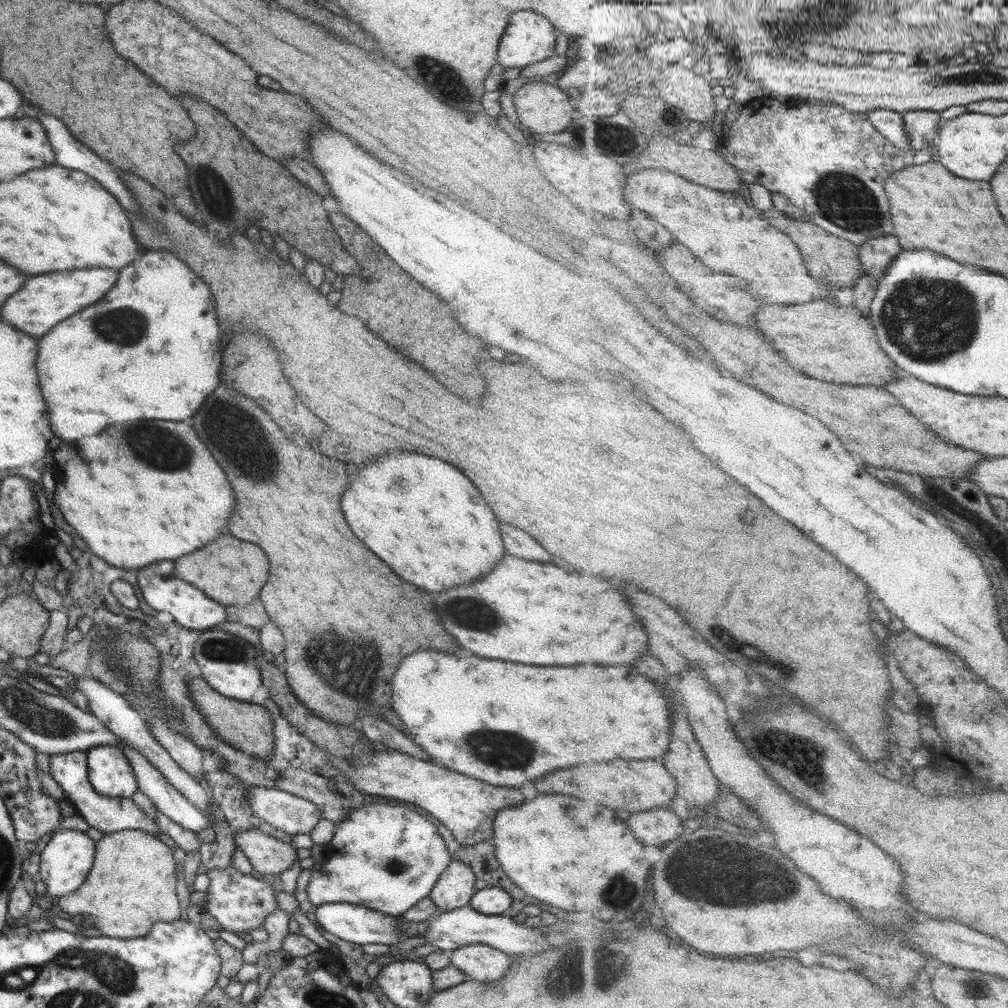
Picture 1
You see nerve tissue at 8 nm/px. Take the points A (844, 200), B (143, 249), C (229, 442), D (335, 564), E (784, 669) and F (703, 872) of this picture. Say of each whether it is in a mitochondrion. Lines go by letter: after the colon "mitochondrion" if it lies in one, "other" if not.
A: mitochondrion
B: other
C: mitochondrion
D: other
E: other
F: mitochondrion

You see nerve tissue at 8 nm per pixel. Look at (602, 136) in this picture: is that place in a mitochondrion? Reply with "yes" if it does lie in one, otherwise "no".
yes

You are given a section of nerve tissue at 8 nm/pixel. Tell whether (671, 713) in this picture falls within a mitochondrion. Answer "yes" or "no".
no

